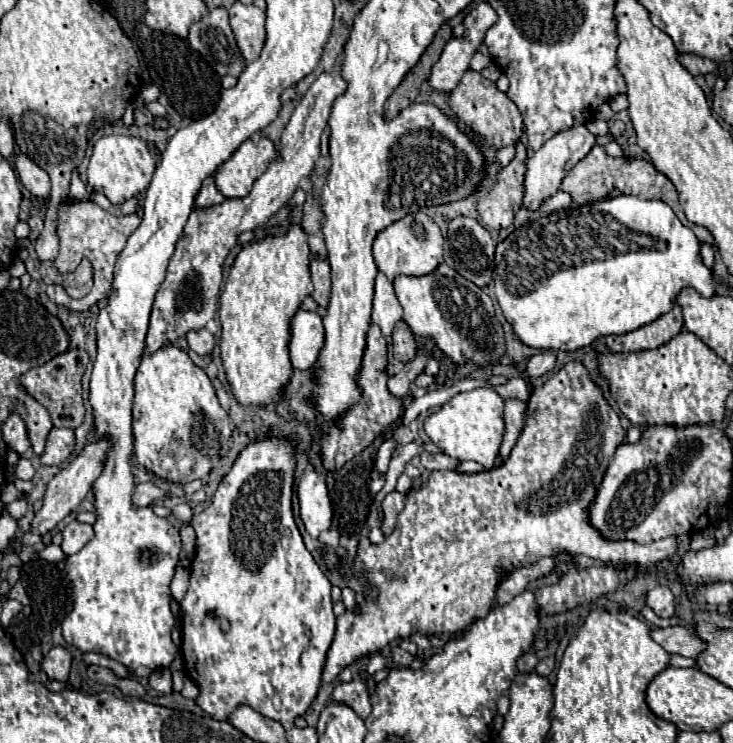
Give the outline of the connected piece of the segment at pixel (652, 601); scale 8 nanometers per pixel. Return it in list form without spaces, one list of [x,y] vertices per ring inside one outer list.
[[[657,585],[645,595],[645,605],[649,605],[659,617],[671,617],[673,615],[673,605],[675,597],[667,585]]]

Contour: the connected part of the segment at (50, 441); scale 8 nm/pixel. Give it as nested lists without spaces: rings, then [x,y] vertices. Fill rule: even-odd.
[[[61,427],[61,429],[51,429],[47,437],[47,447],[45,453],[41,455],[43,465],[59,465],[63,463],[75,449],[75,433],[73,429]]]

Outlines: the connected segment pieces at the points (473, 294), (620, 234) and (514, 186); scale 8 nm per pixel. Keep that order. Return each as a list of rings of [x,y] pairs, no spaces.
[[[441,263],[429,275],[399,275],[393,281],[393,287],[405,311],[403,321],[415,335],[431,337],[453,363],[495,363],[505,353],[503,327],[495,319],[495,309],[489,295],[453,271],[447,263]]]
[[[619,195],[587,205],[571,205],[515,229],[495,251],[495,297],[515,337],[535,349],[575,351],[599,337],[635,331],[673,305],[683,287],[697,289],[703,297],[715,293],[711,271],[703,265],[695,233],[685,227],[663,201],[645,201]]]
[[[517,142],[515,147],[517,147],[515,159],[507,167],[501,169],[495,189],[477,205],[477,211],[481,215],[481,223],[495,229],[495,231],[507,229],[513,223],[515,211],[521,207],[527,151],[521,142]]]

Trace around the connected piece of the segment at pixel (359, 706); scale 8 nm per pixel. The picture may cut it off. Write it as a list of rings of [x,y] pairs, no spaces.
[[[349,681],[349,683],[339,683],[333,691],[333,699],[349,705],[361,719],[365,719],[371,713],[371,701],[369,701],[369,691],[363,681]]]

